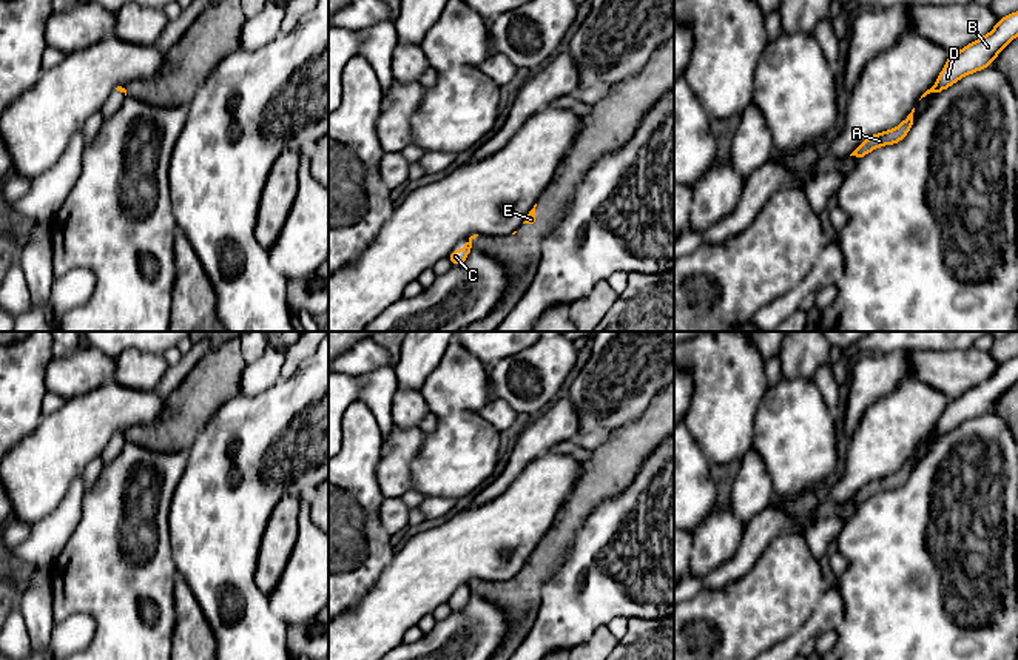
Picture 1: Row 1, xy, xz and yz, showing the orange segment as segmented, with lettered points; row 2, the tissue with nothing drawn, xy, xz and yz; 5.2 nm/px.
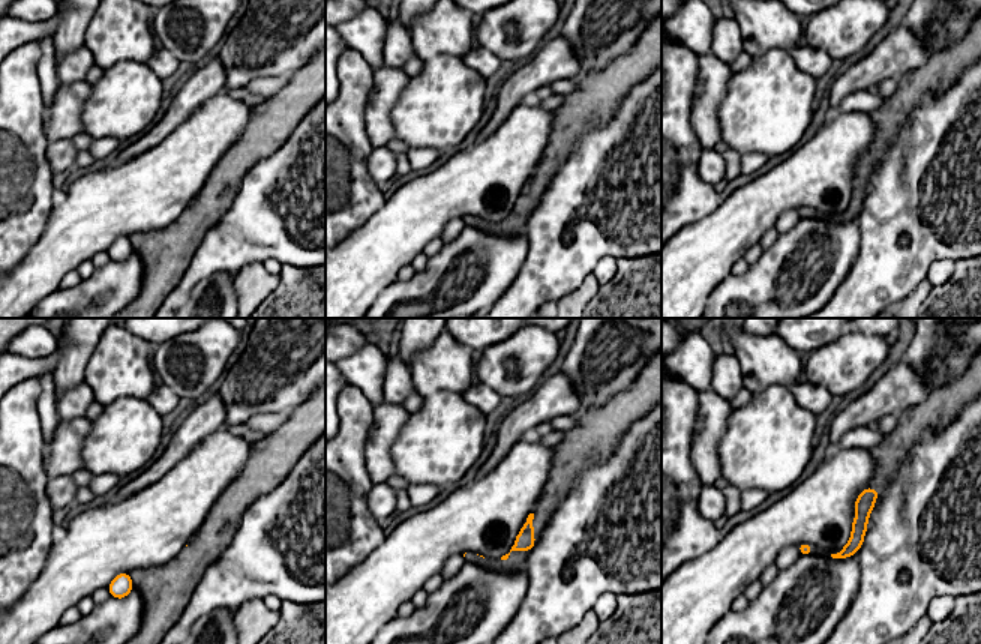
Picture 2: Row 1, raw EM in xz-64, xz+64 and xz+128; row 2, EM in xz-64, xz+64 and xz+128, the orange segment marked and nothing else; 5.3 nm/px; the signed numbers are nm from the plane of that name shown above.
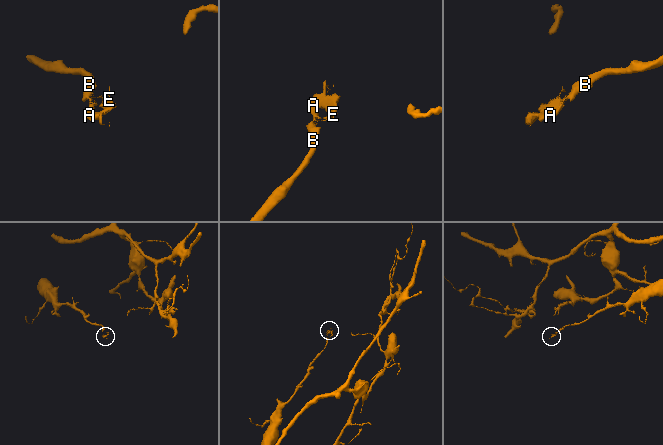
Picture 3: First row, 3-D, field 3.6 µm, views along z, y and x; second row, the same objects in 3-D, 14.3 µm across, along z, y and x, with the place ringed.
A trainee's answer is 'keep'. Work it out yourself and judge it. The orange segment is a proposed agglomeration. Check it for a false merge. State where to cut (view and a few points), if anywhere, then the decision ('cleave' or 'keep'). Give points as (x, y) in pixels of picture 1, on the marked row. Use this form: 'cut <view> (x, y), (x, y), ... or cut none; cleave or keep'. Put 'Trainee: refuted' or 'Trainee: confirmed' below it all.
cut xz (468, 242), (471, 247); cleave
Trainee: refuted

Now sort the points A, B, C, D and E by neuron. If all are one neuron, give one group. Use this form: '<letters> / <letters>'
A E / B C D

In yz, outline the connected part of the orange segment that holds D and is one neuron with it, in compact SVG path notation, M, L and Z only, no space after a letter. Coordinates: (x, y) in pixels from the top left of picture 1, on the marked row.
M1018 11L1001 17L984 37L969 43L961 51L949 54L947 63L938 76L933 93L941 93L967 74L990 66L995 57L1018 35Z

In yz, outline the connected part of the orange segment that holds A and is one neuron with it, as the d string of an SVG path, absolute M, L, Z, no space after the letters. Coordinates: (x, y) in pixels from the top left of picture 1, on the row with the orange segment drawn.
M915 108L896 128L882 131L879 134L873 134L868 139L865 139L850 156L864 157L875 148L901 142L913 125L913 113Z

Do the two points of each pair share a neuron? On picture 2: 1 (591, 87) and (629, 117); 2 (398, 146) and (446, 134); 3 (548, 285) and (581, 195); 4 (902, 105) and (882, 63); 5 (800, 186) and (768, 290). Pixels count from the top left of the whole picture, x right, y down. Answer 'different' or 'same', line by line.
1: different
2: different
3: same
4: different
5: different

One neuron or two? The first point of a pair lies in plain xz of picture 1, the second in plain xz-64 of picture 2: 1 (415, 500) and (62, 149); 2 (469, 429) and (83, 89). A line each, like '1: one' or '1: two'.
1: two
2: two

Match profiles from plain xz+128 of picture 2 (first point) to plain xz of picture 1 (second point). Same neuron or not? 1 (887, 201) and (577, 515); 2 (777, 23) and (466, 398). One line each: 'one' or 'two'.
1: two
2: one

